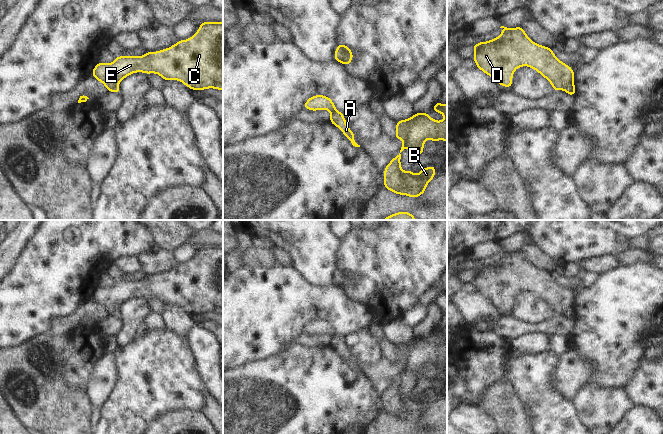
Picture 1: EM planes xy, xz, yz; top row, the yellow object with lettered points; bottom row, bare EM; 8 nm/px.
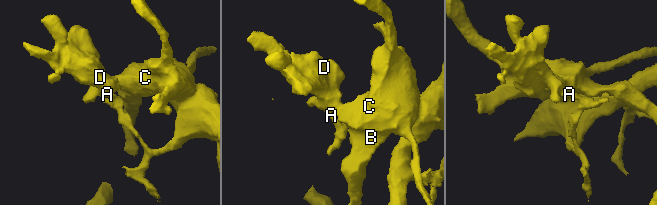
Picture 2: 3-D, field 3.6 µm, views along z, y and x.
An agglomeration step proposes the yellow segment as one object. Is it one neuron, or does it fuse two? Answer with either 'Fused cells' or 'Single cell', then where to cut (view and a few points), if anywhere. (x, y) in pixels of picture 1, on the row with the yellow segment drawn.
Fused cells. Split along yz (572, 82), (563, 89).

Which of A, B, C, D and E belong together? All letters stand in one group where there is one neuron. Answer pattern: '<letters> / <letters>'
A / B C D E

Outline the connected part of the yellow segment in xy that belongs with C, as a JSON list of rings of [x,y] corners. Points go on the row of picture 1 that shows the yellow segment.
[[[201,22],[191,38],[179,40],[171,47],[157,52],[146,52],[136,57],[118,56],[113,63],[98,62],[91,74],[110,89],[136,72],[156,73],[165,81],[178,80],[191,90],[223,90],[223,22]]]

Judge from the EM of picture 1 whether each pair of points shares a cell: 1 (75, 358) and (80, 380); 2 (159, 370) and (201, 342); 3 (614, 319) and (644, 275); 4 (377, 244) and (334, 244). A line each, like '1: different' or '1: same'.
1: same
2: different
3: same
4: different

